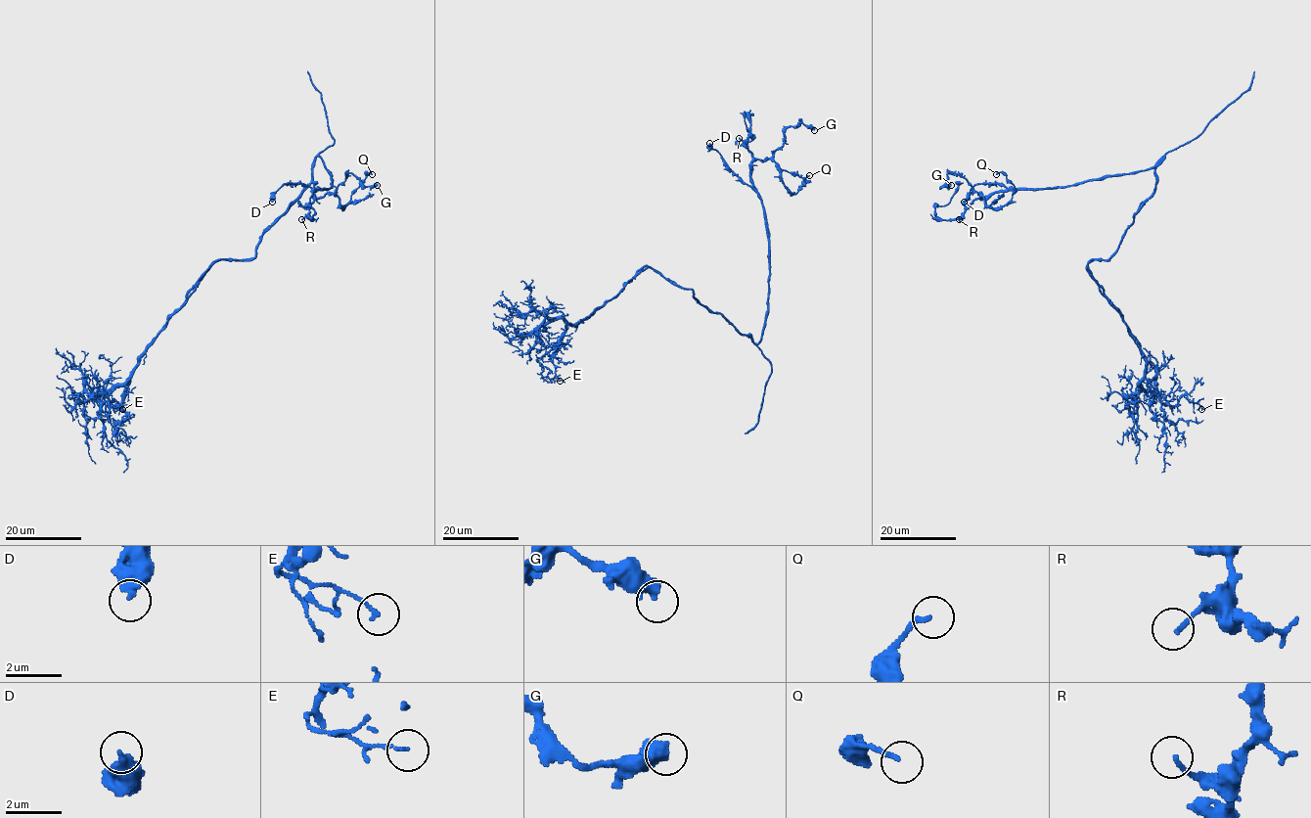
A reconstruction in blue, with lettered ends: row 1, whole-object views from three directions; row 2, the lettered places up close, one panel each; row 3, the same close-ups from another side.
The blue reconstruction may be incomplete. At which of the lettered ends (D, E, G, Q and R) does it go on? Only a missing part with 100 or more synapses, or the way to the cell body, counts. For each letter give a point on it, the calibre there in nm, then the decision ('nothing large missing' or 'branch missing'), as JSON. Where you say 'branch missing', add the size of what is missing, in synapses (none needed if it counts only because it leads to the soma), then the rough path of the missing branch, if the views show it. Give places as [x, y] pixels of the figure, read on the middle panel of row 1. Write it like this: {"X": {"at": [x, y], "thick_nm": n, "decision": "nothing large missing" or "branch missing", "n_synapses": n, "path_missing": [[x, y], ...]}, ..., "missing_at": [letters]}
{"D": {"at": [709, 143], "thick_nm": 360, "decision": "nothing large missing"}, "E": {"at": [560, 381], "thick_nm": 110, "decision": "nothing large missing"}, "G": {"at": [814, 130], "thick_nm": 550, "decision": "nothing large missing"}, "Q": {"at": [809, 175], "thick_nm": 160, "decision": "nothing large missing"}, "R": {"at": [739, 138], "thick_nm": 140, "decision": "nothing large missing"}, "missing_at": []}

